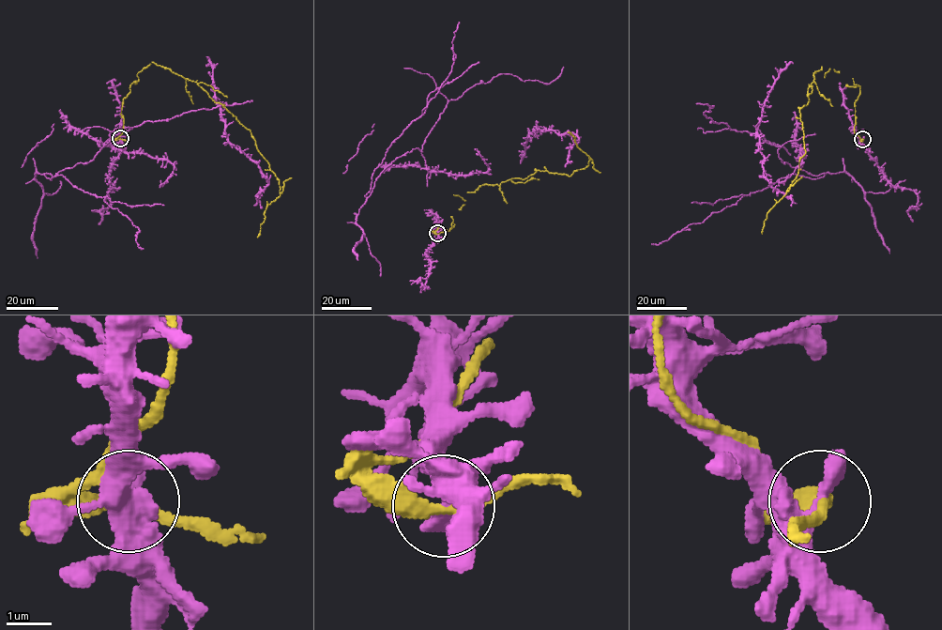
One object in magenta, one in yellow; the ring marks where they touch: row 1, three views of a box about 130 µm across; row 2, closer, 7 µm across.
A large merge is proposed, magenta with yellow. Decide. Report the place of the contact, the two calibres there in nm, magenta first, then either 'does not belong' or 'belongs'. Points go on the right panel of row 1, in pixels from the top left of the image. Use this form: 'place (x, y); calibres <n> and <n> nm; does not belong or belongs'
place (862, 139); calibres 550 and 280 nm; does not belong

